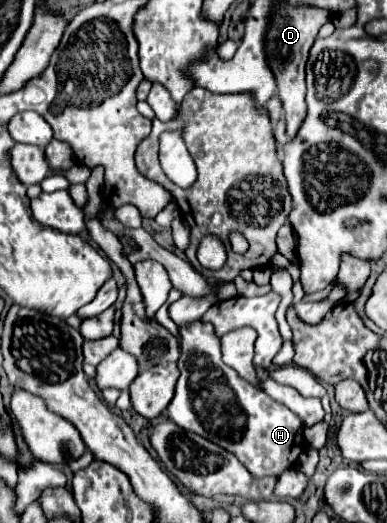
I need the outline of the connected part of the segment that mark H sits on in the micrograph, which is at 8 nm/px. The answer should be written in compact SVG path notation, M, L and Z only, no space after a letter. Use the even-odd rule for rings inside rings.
M202 319L190 325L178 327L182 355L178 359L180 379L176 383L176 395L166 407L168 419L178 423L186 431L194 431L222 449L238 457L238 461L256 477L280 477L292 469L304 451L304 423L288 407L268 397L244 381L232 367L222 361L220 337L214 333L214 325ZM236 439L236 443L228 443Z

